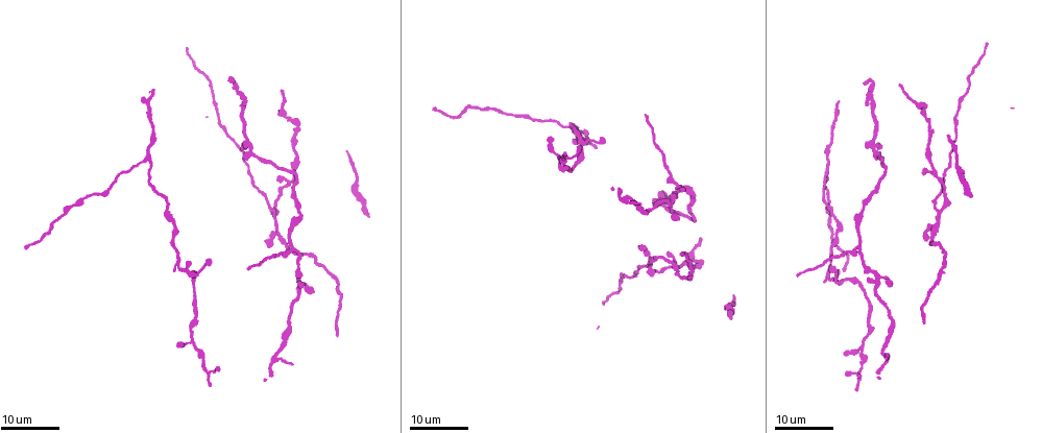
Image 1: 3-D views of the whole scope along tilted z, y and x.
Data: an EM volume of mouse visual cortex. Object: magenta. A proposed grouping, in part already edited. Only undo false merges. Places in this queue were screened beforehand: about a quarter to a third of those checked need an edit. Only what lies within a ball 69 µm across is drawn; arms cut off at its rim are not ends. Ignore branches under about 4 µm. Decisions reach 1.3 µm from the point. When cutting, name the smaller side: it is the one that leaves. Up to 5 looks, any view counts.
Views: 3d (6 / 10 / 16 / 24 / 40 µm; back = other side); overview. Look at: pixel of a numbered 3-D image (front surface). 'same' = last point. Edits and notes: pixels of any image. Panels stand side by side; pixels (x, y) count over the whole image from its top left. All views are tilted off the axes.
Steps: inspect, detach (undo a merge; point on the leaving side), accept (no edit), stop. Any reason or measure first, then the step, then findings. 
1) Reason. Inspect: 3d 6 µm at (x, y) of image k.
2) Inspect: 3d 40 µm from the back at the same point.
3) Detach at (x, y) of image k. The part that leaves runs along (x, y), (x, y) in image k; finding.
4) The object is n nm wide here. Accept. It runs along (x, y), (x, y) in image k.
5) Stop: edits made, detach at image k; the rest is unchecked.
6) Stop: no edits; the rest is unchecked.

A fork. Inspect: 3d 16 µm at (144, 160) of image 1.

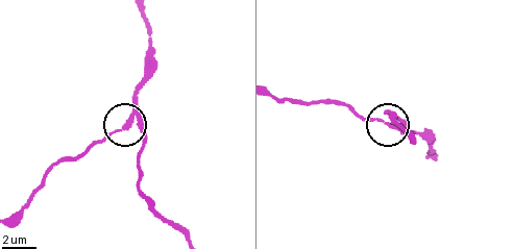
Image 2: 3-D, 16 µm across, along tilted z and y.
Zoom in. Inspect: 3d 10 µm at (391, 126) of image 2.

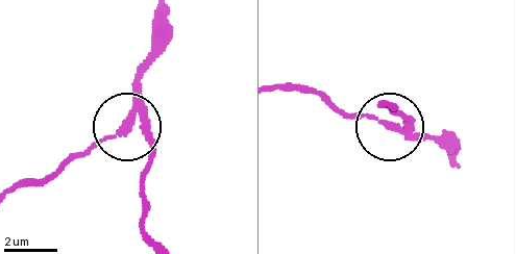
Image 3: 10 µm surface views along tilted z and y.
The side arm is 13 µm long. Detach at (105, 136) of image 3. The part that leaves runs along (136, 107), (115, 132), (55, 171), (15, 185) in image 3; two cells meet here.

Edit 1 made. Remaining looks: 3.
Three-way junction. Inspect: 3d 16 µm at (829, 277) of image 1.

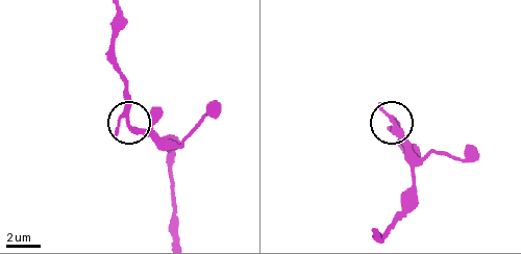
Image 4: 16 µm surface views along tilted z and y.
Inspect: 3d 6 µm at (129, 122) of image 4.

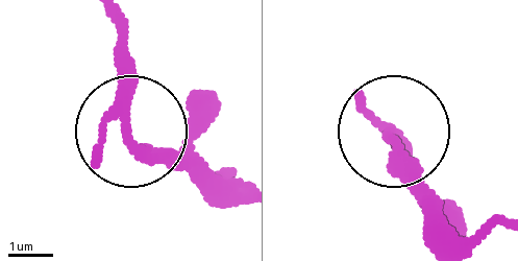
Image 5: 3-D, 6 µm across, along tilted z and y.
3 arms meet here. Accept. Continuous, no second cell.

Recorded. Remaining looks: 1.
Stop: edits made, detach at image 3; the rest is unchecked.

